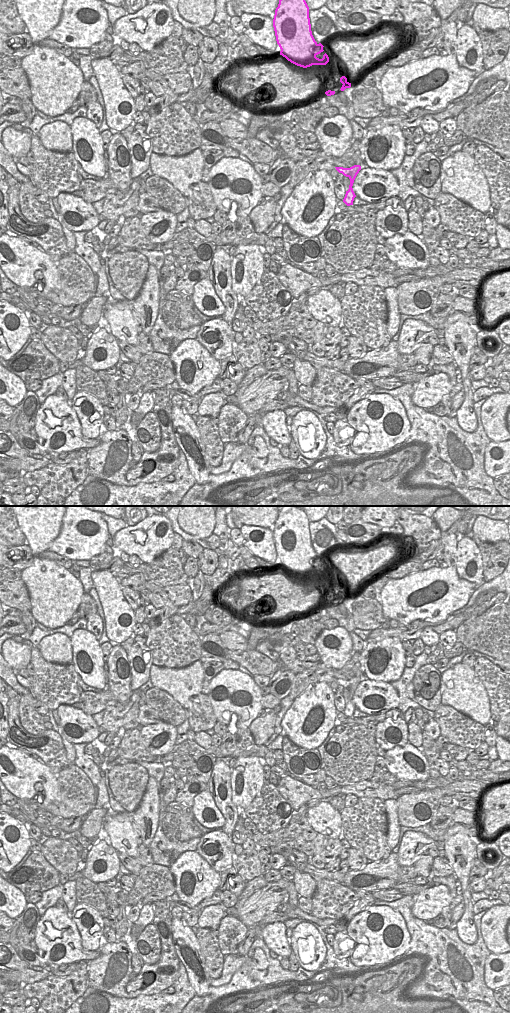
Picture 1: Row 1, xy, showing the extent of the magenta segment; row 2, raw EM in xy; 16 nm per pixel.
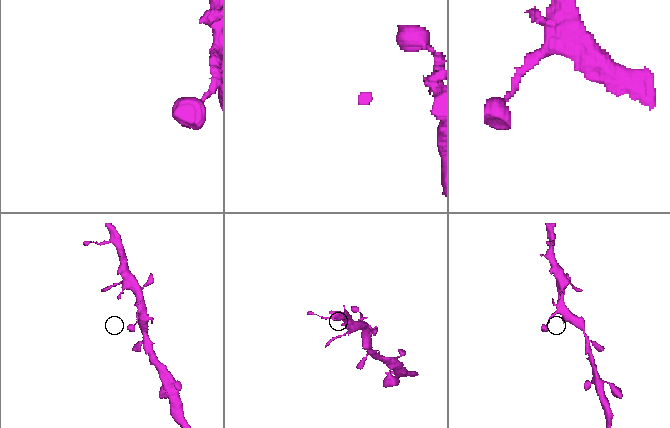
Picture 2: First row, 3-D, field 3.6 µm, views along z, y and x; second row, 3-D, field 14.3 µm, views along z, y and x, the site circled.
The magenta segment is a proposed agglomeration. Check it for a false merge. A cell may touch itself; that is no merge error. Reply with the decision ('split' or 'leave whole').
leave whole

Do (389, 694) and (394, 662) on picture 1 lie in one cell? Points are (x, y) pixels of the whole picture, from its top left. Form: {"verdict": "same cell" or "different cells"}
{"verdict": "different cells"}

